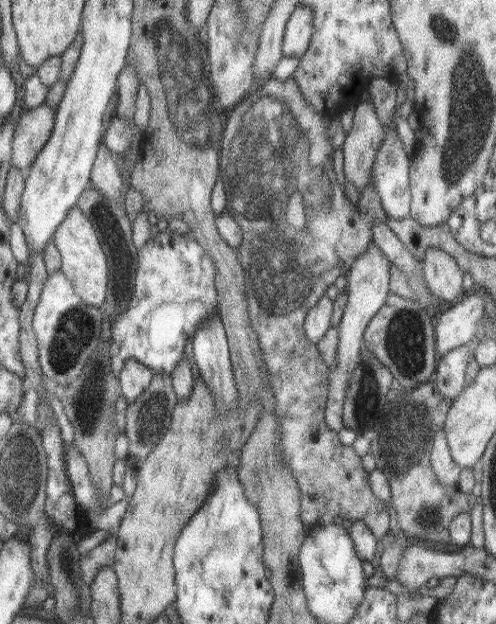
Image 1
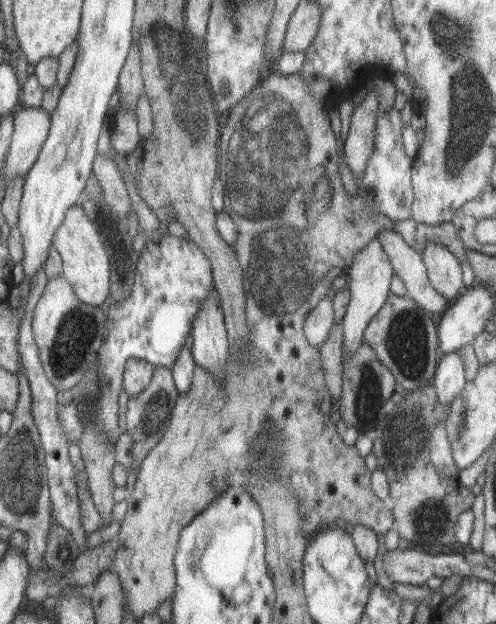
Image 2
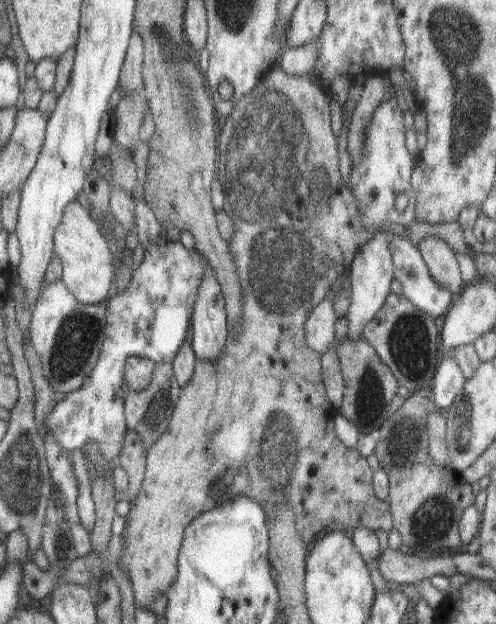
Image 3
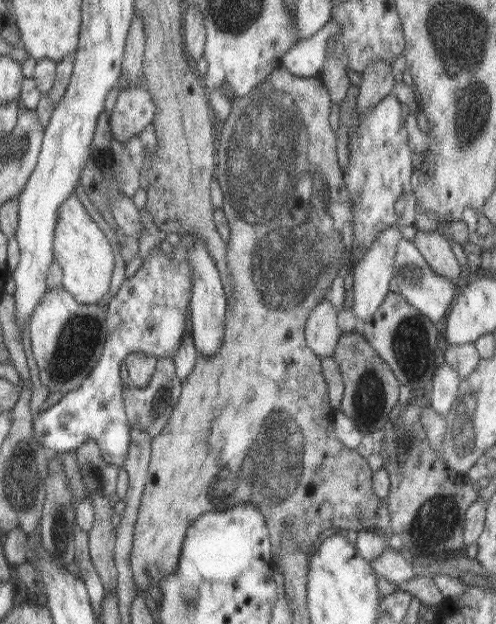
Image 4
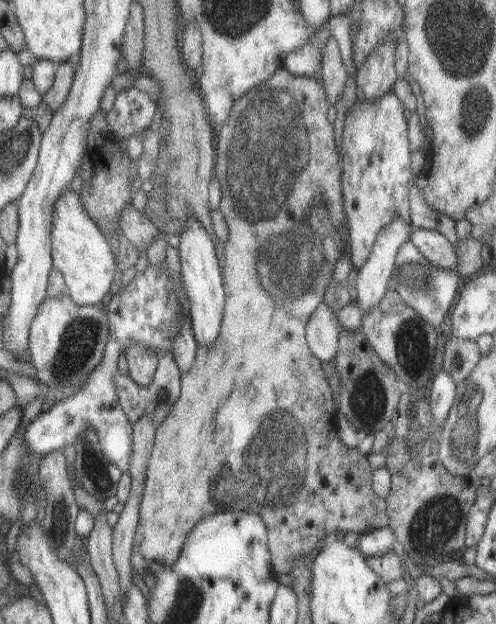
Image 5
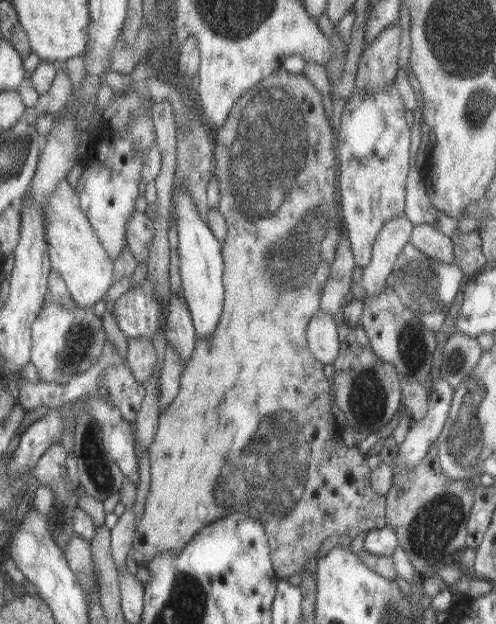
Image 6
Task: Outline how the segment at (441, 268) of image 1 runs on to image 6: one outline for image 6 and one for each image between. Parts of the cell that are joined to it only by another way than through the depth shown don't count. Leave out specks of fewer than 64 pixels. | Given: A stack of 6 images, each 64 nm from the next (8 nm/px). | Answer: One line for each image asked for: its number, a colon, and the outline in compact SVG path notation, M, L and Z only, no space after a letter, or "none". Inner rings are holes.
2: M427 242L423 252L423 262L427 266L427 276L431 286L439 294L443 294L447 300L455 298L457 294L463 292L463 278L461 278L461 260L453 256L443 244L433 244Z
3: M427 236L415 246L421 250L433 280L441 284L443 288L447 288L451 294L461 294L463 280L461 280L459 266L455 260L455 250L439 236Z
4: M417 230L413 244L421 250L423 258L429 262L429 266L441 274L447 276L453 284L459 282L459 276L463 276L459 270L459 262L455 258L455 254L451 252L451 244L449 240L441 234L441 232L425 232L425 230Z
5: M413 228L409 242L413 242L413 246L417 246L423 256L447 270L455 270L457 266L457 252L451 246L449 238L445 238L439 230L429 230L429 228Z
6: M417 224L411 234L411 244L435 260L449 262L449 264L455 262L453 240L431 224Z

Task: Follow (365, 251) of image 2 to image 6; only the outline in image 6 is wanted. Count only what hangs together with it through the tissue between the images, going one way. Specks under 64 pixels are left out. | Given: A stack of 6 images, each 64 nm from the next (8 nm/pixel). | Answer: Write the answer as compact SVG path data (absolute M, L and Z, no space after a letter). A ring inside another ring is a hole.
M405 216L383 224L373 244L371 262L363 266L361 292L365 294L365 298L375 298L385 290L387 276L393 274L395 262L401 250L411 242L413 230L415 230L415 224Z

